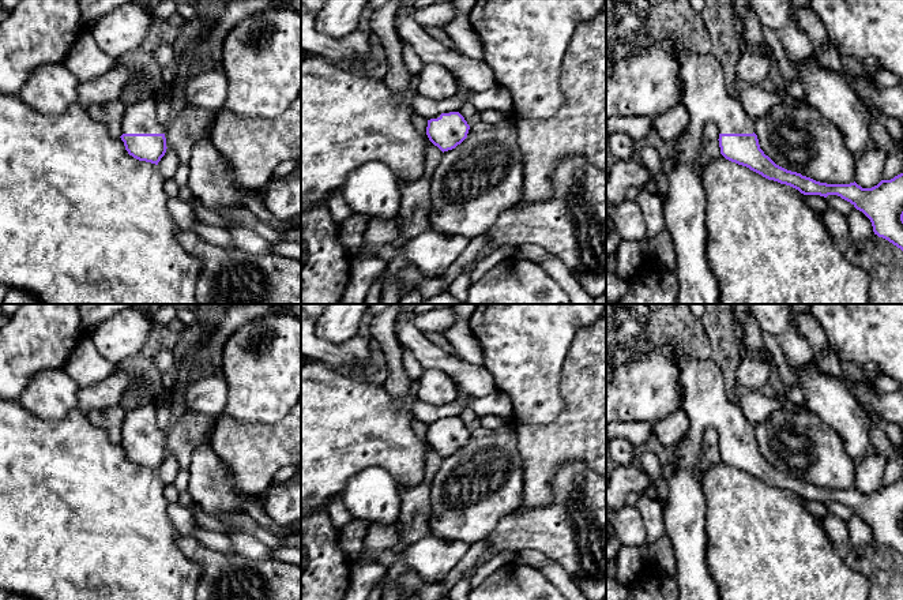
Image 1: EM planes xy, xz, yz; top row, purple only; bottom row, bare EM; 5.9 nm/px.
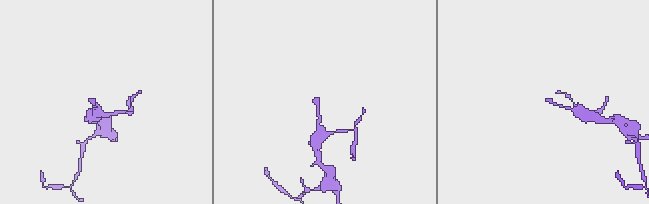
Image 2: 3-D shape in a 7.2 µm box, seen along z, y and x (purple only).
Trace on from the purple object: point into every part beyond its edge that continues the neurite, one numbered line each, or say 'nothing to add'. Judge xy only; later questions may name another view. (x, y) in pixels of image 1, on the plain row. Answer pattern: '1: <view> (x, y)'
1: xy (139, 423)

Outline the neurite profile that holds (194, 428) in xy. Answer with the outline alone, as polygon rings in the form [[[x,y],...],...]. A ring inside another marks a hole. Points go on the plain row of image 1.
[[[184,410],[178,421],[166,430],[166,453],[173,455],[180,469],[188,469],[195,450],[210,442],[215,428],[215,419],[206,413]]]

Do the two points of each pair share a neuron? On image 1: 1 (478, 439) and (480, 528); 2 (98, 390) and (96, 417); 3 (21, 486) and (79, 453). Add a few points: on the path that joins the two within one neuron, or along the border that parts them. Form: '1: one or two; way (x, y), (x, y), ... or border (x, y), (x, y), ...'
1: one; way (480, 461), (478, 506)
2: two; border (119, 404), (111, 408), (91, 409), (86, 413)
3: one; way (36, 486), (46, 486), (64, 468)

